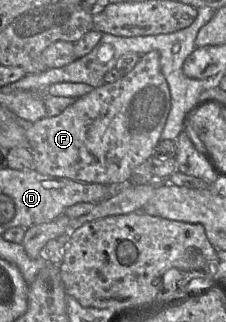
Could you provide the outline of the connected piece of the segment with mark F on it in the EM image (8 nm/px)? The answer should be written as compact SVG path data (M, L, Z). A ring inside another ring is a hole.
M150 51L142 55L135 67L126 75L120 77L113 83L105 83L100 87L94 88L88 94L76 99L75 103L68 106L61 114L54 117L44 117L34 123L28 124L26 137L28 150L33 158L33 170L48 176L67 178L83 183L99 183L103 185L127 184L133 169L145 162L154 153L154 148L161 140L161 133L166 124L171 110L171 96L167 81L162 74L160 67L160 55L157 51Z

